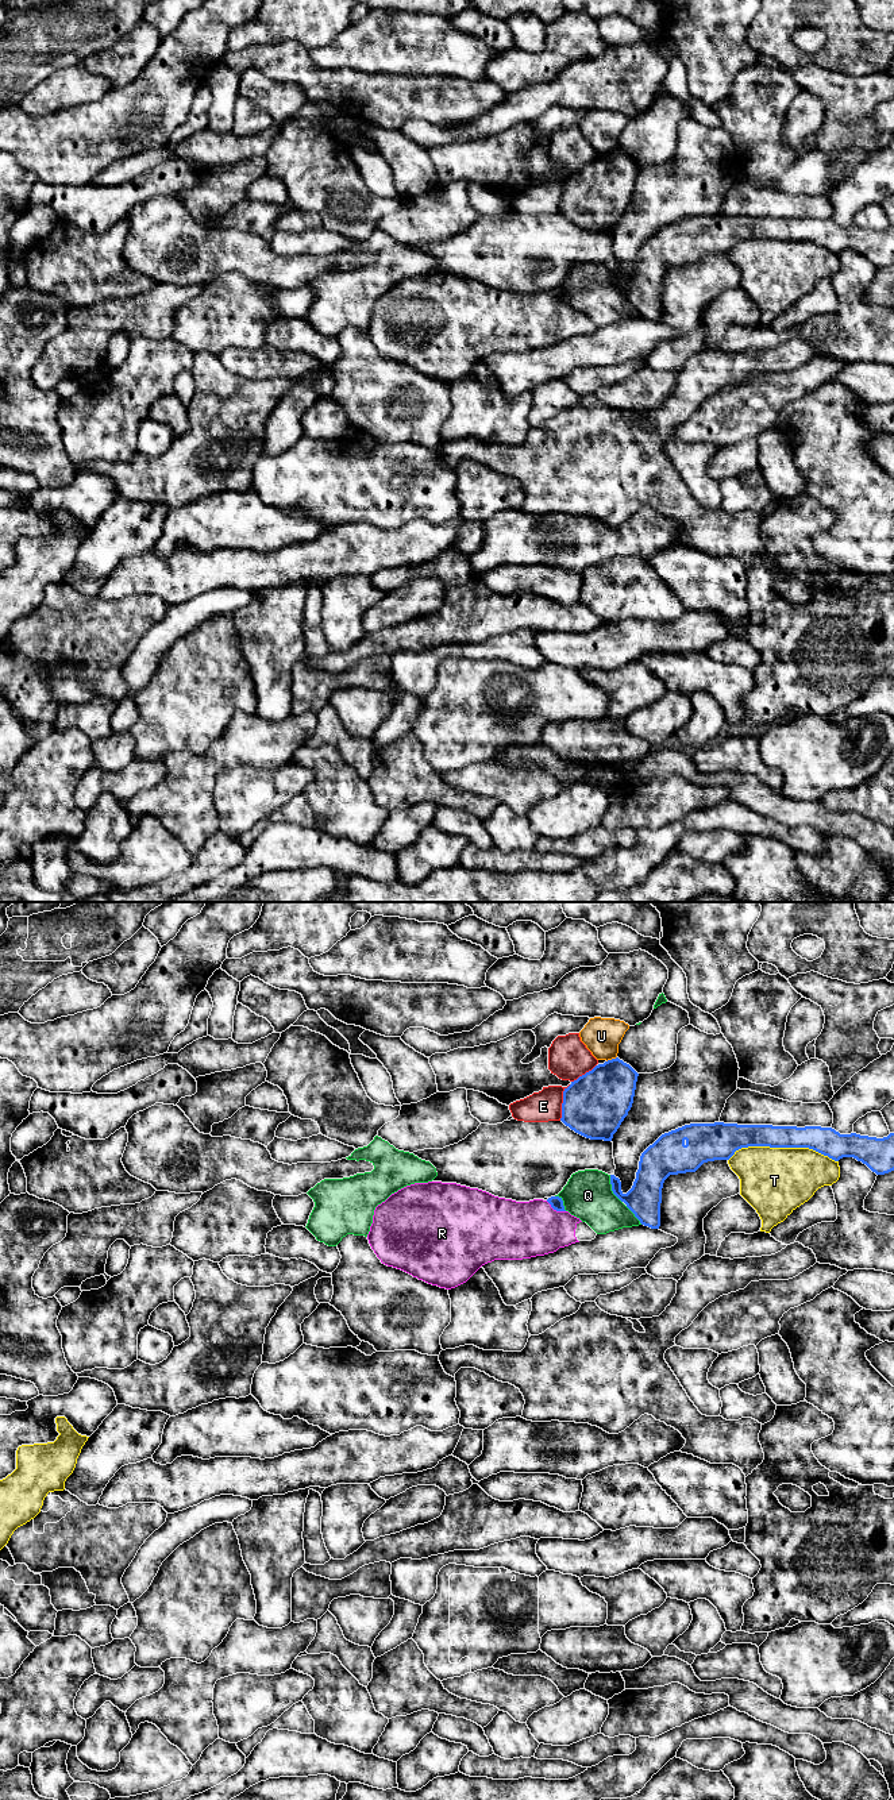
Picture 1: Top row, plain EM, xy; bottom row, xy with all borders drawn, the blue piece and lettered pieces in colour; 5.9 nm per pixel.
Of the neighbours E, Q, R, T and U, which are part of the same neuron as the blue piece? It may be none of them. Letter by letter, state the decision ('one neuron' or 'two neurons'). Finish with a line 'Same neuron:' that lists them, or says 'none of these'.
E: two neurons
Q: two neurons
R: one neuron
T: two neurons
U: two neurons
Same neuron: R

